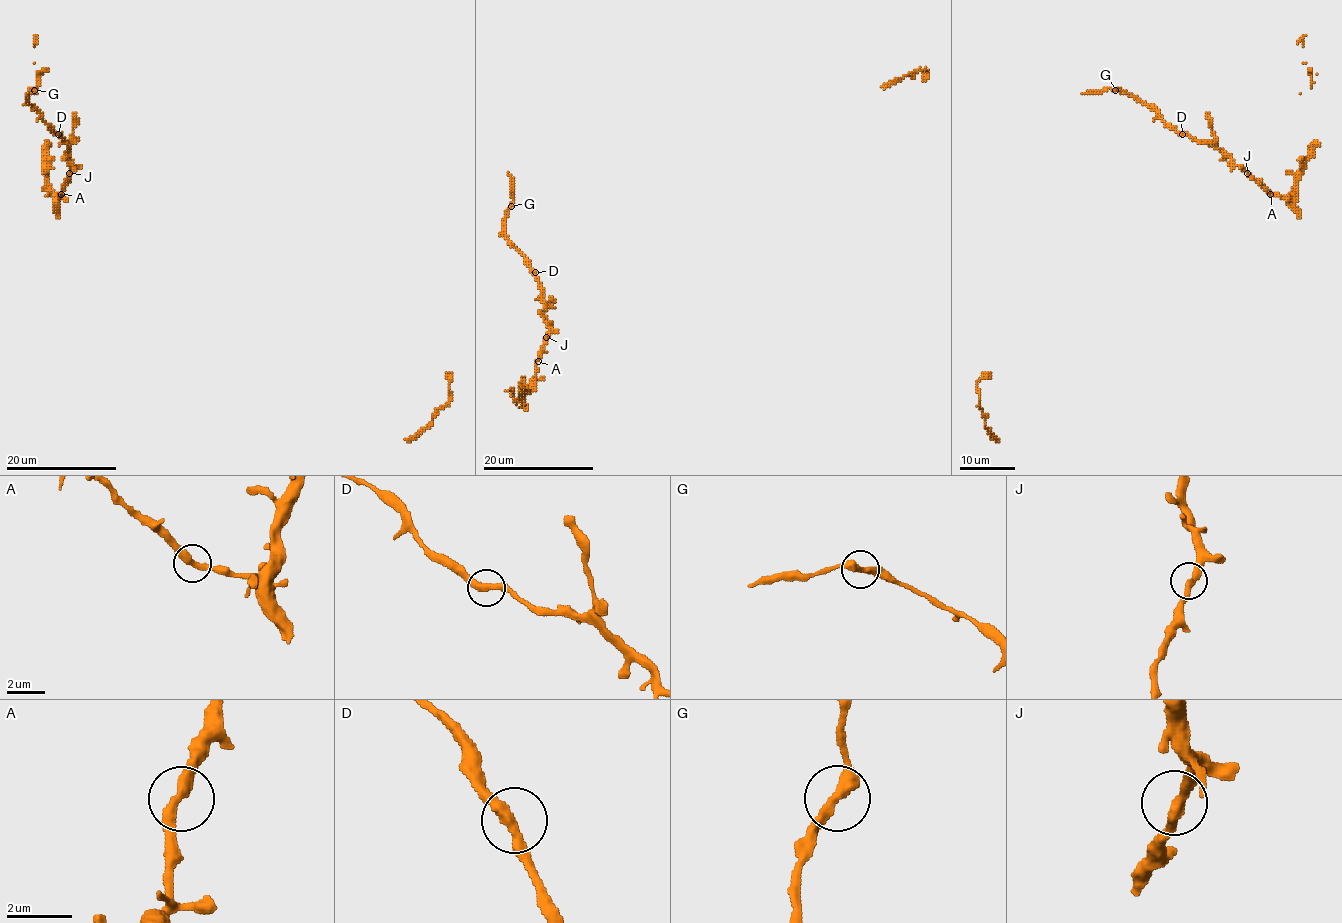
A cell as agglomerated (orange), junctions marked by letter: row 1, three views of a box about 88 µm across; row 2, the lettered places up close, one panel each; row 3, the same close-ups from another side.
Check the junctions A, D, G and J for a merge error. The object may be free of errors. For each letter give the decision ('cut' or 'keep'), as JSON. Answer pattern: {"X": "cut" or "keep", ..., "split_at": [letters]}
{"A": "keep", "D": "keep", "G": "keep", "J": "keep", "split_at": []}

